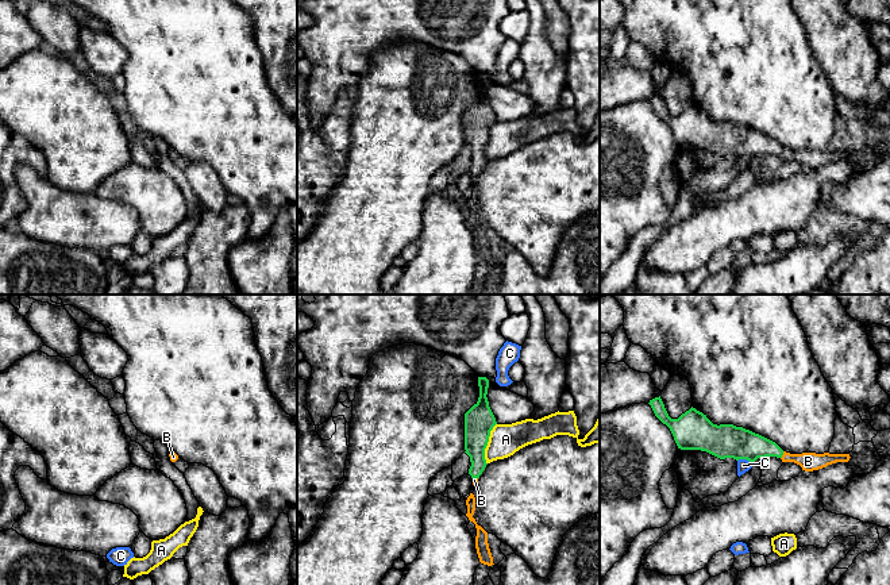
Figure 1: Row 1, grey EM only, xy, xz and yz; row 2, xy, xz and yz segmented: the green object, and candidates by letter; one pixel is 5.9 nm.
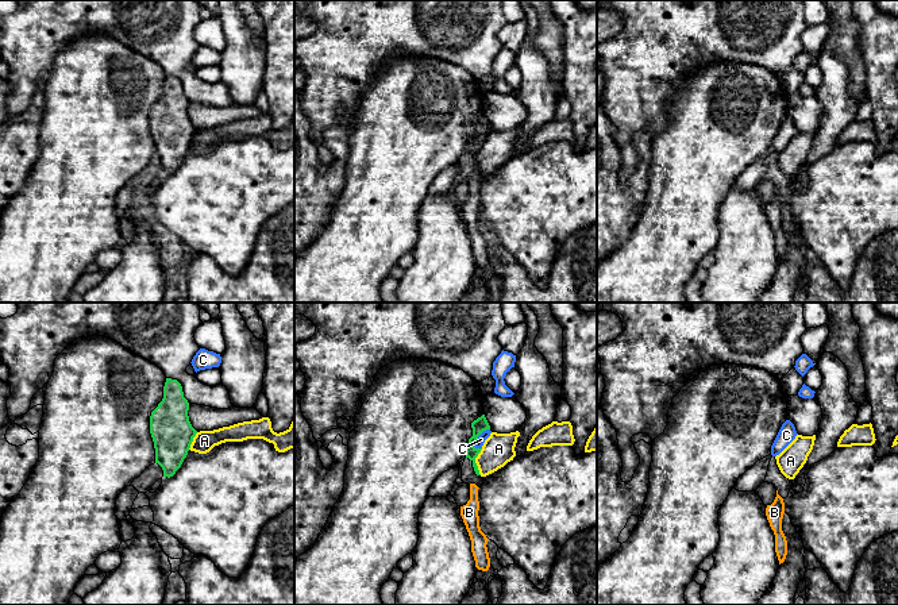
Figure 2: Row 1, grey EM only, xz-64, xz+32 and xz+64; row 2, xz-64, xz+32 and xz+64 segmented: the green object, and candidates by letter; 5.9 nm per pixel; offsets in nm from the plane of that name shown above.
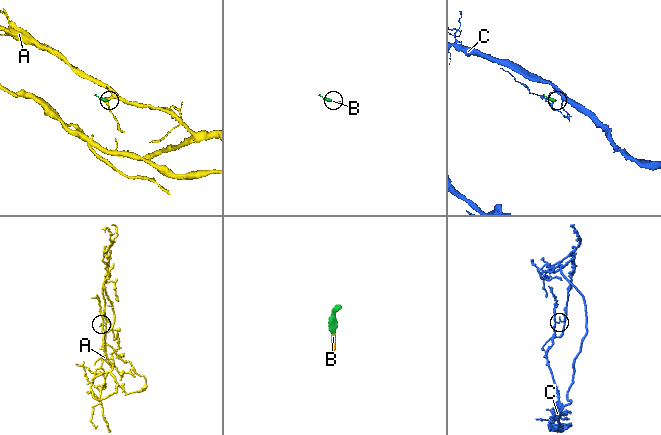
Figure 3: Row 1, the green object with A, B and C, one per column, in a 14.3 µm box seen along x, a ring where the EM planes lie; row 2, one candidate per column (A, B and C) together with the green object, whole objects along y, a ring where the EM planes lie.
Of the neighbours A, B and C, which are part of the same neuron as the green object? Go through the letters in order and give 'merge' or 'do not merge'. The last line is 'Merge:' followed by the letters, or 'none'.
A: do not merge
B: merge
C: do not merge
Merge: B

